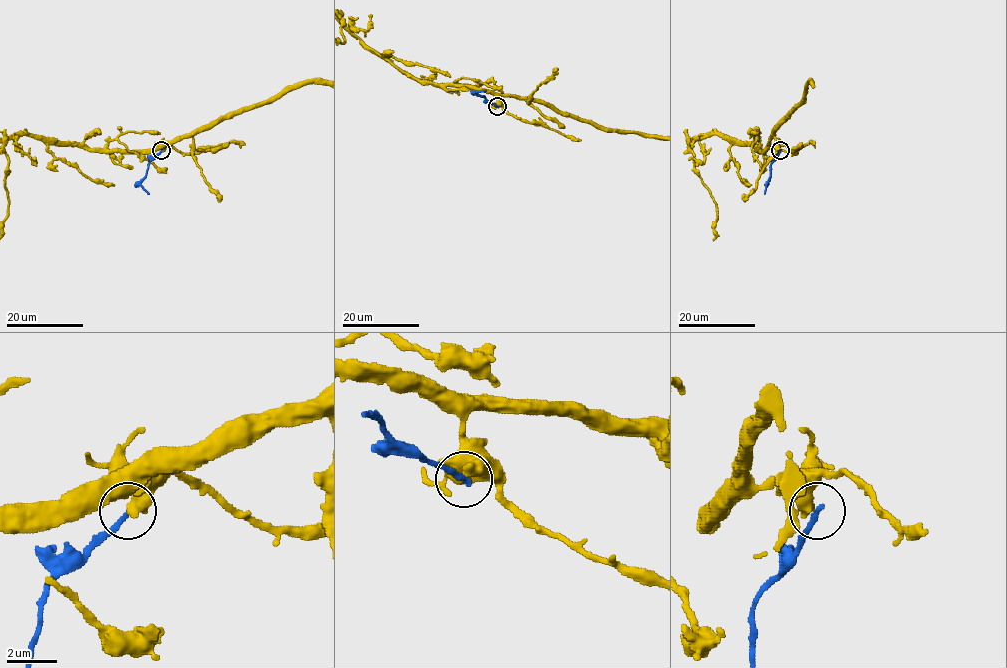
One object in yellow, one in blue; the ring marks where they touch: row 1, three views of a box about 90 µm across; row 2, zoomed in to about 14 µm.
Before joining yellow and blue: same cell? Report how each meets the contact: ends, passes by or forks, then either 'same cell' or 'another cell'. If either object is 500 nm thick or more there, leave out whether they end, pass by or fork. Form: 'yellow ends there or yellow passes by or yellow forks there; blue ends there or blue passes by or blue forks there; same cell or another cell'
another cell

